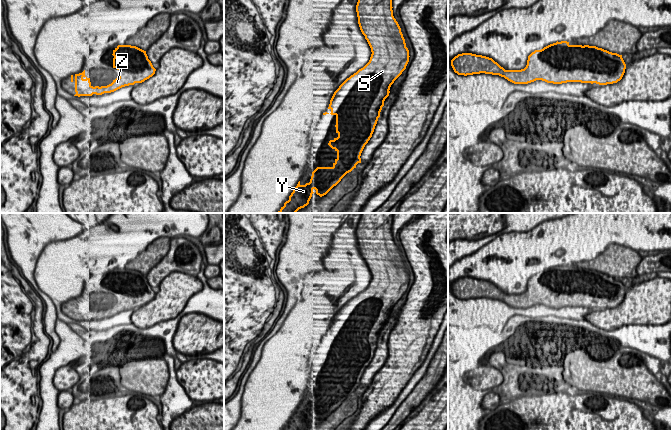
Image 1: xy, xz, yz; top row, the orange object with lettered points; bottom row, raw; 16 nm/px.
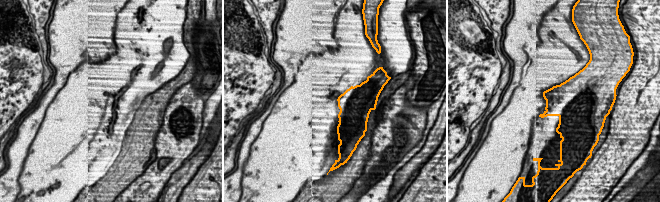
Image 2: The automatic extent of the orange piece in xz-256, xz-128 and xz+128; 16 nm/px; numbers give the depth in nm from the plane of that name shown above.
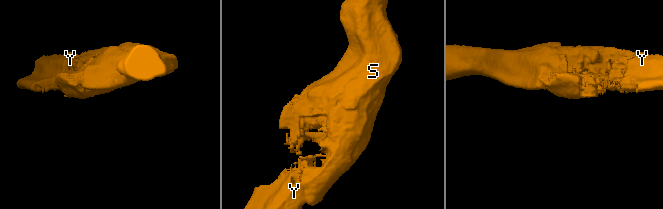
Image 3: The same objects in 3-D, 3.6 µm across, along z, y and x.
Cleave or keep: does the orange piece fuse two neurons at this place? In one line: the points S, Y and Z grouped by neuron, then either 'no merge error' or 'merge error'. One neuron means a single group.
S Y Z | no merge error

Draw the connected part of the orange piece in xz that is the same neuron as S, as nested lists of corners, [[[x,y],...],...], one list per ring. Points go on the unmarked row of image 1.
[[[362,213],[356,236],[358,248],[370,272],[369,286],[356,297],[347,302],[334,316],[328,333],[336,340],[337,362],[328,369],[337,376],[332,391],[317,391],[309,407],[301,409],[300,405],[289,420],[284,430],[307,430],[316,414],[320,421],[326,419],[341,403],[361,387],[361,377],[374,356],[385,323],[389,320],[390,311],[406,293],[409,286],[409,274],[401,252],[393,240],[392,224],[394,213]]]

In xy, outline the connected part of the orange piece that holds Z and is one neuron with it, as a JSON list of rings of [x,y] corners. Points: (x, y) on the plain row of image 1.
[[[118,269],[113,274],[113,292],[119,295],[119,301],[107,310],[93,311],[90,302],[82,297],[71,299],[71,306],[75,306],[74,320],[102,319],[114,316],[122,311],[142,307],[155,298],[156,293],[148,283],[146,275],[131,269]]]

